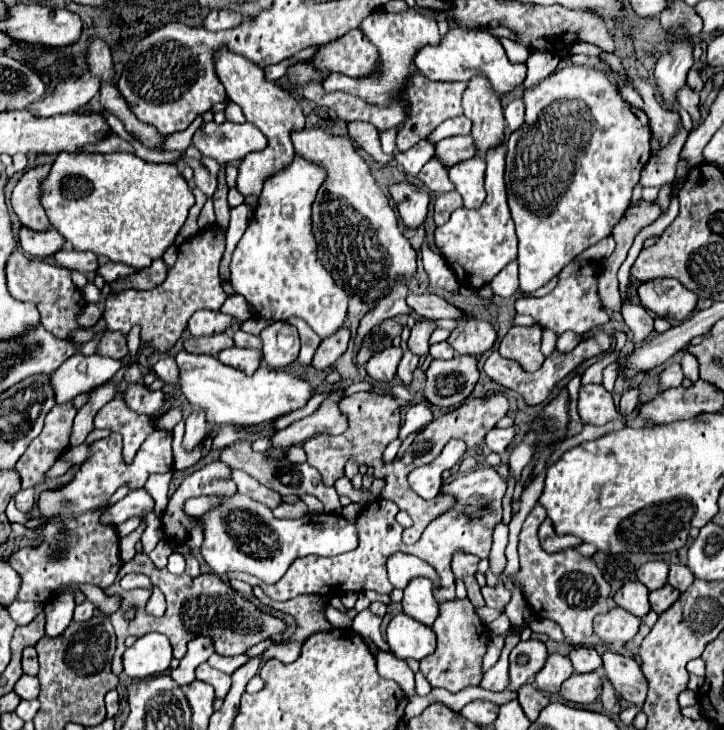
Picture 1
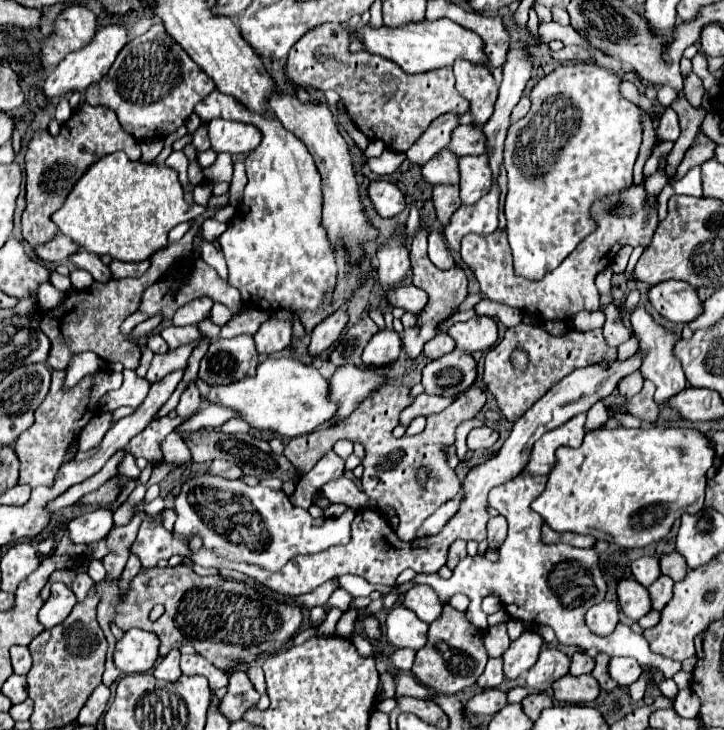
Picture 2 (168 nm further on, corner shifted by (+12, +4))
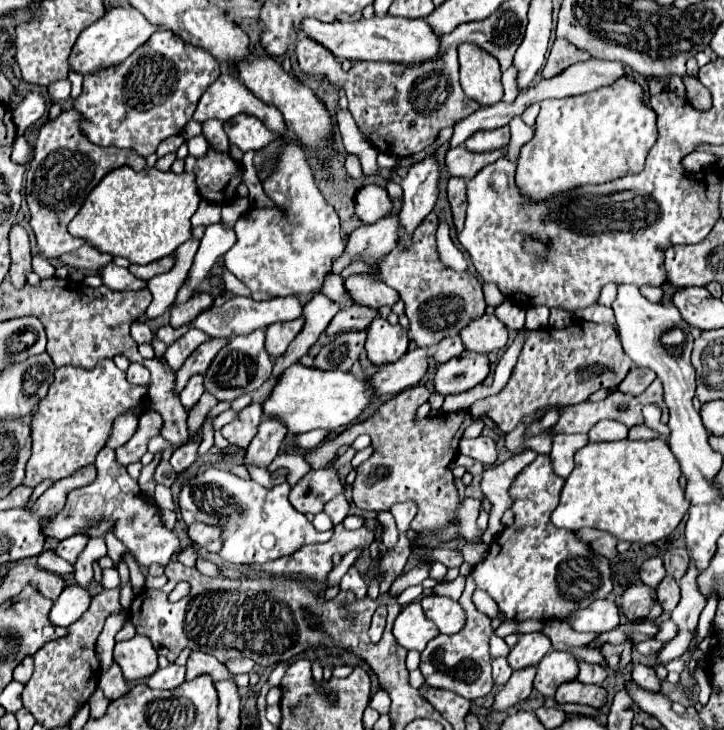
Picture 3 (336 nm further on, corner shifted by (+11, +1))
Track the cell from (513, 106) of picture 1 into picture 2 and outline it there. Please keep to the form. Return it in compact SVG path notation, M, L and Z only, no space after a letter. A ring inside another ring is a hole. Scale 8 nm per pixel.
M522 97L522 99L516 103L516 107L512 109L510 121L512 121L512 123L514 123L514 121L518 121L520 117L524 117L524 115L528 113L528 109L530 109L530 99L528 99L528 97Z

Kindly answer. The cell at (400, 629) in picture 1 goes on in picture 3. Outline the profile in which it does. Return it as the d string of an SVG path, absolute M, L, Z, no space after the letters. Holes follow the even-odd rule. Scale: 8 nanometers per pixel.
M419 600L407 604L393 624L395 640L407 648L423 652L427 642L439 634L439 628L425 616Z

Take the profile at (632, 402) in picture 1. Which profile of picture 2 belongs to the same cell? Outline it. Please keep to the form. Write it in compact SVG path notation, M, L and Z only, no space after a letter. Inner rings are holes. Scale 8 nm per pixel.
M634 371L632 375L624 377L624 379L618 383L618 393L620 393L620 397L630 399L632 395L636 395L636 393L642 389L642 383L644 383L644 379L642 379L640 371Z

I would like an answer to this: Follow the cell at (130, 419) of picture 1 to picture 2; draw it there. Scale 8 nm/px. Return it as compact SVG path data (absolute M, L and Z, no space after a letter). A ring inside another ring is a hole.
M124 453L122 461L118 463L118 473L126 475L126 477L132 477L132 479L138 479L138 477L140 477L140 469L136 467L134 457L132 457L130 453Z

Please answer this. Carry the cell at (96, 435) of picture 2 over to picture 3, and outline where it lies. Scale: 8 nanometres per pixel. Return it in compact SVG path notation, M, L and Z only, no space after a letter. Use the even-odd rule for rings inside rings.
M129 412L129 414L121 414L117 420L115 420L117 424L115 424L115 432L111 434L111 438L109 438L109 442L107 442L107 446L113 446L113 448L119 448L119 446L123 446L133 434L135 434L135 430L137 430L137 418Z

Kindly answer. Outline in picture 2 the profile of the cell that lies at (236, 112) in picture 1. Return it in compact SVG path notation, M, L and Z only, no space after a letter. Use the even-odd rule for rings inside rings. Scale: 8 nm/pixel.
M218 89L204 97L196 109L200 119L232 119L258 127L264 135L260 149L254 149L244 165L248 185L238 215L220 235L220 245L228 265L228 283L240 293L246 307L276 311L312 311L332 301L336 287L336 259L320 225L320 173L308 153L308 147L292 137L290 131L272 115L250 113L234 97L222 95Z

